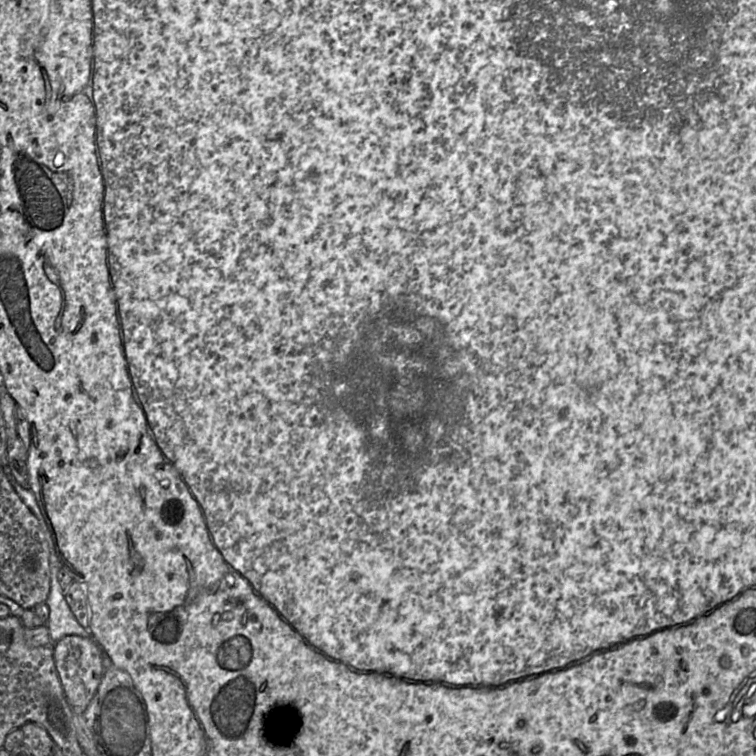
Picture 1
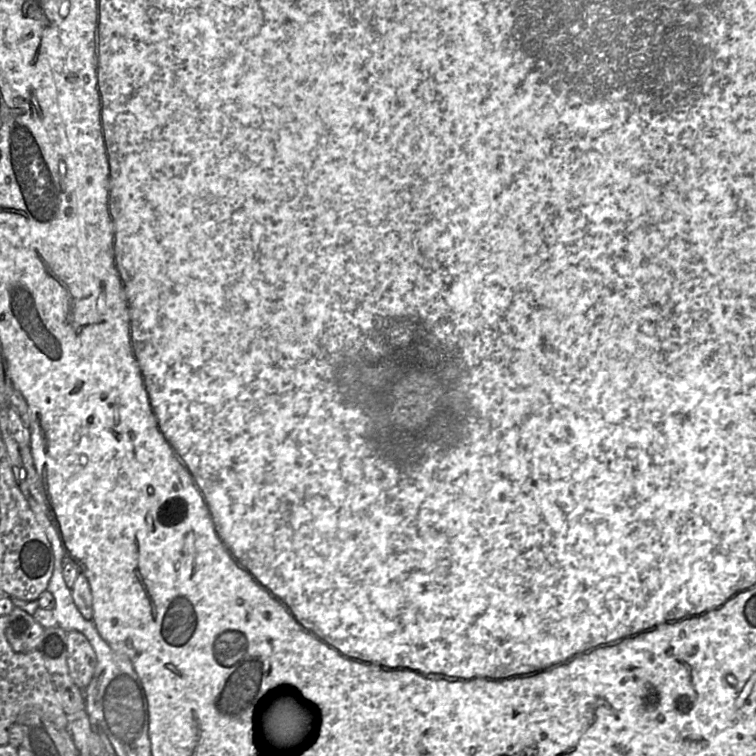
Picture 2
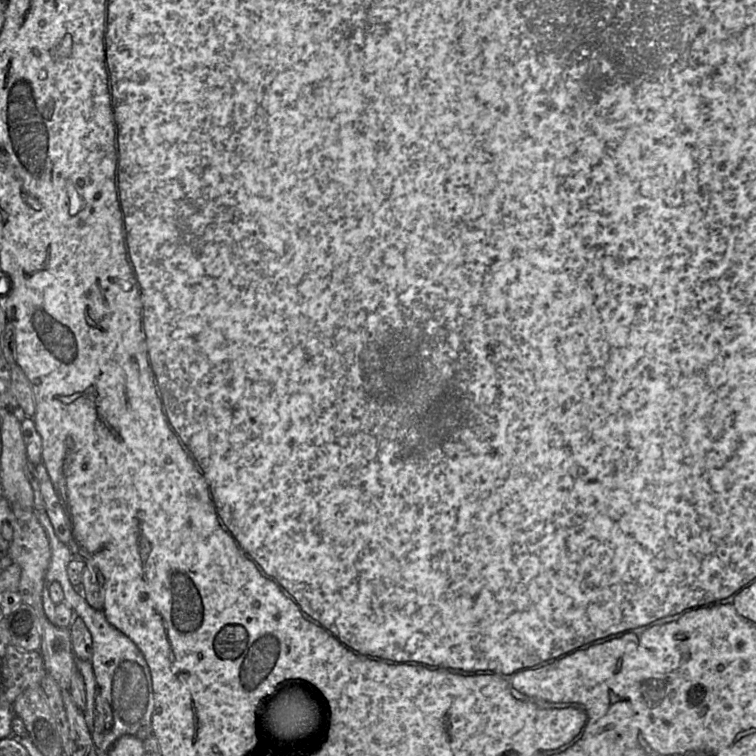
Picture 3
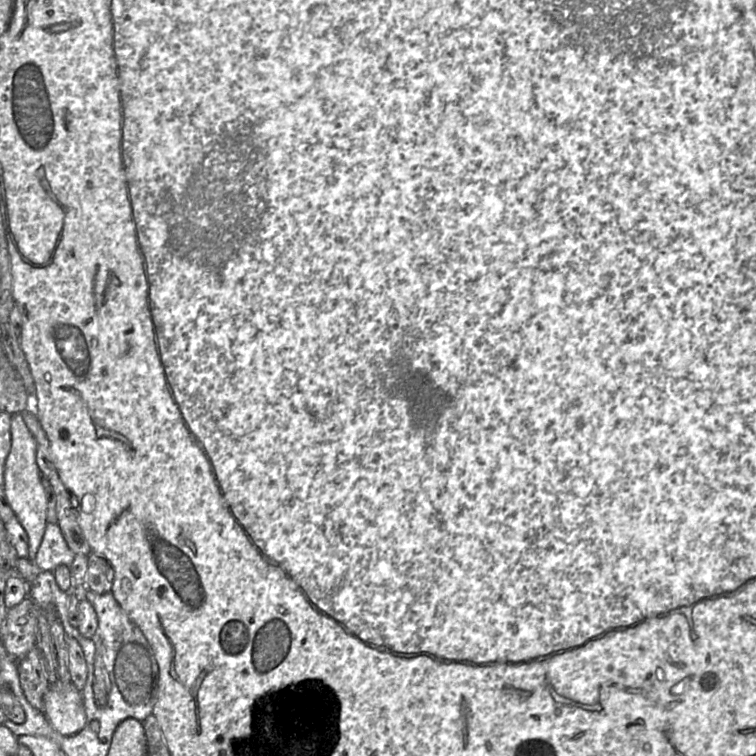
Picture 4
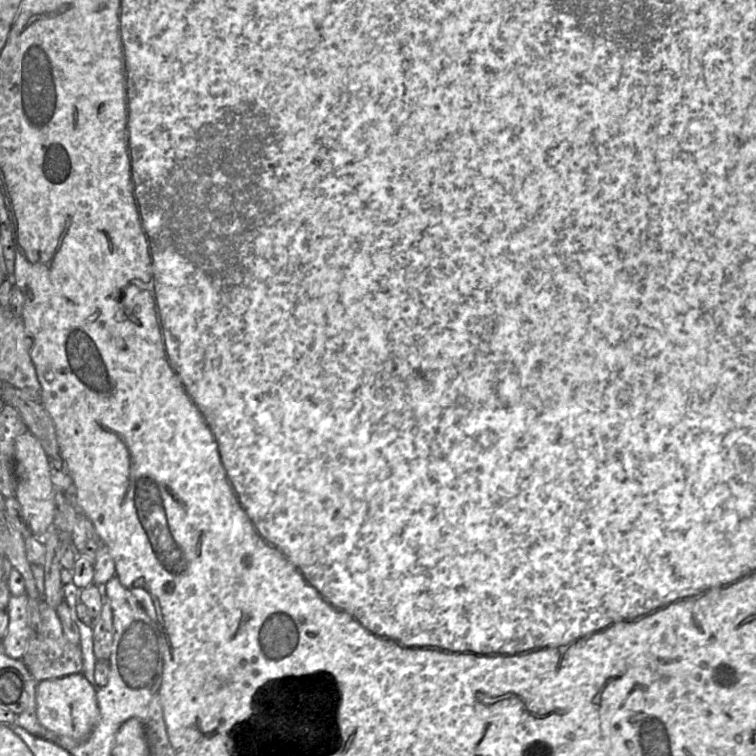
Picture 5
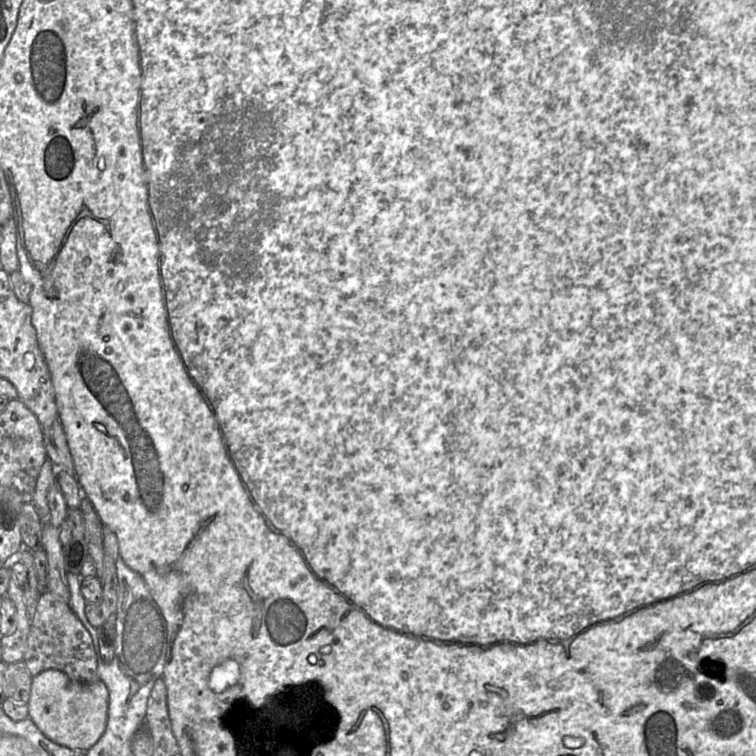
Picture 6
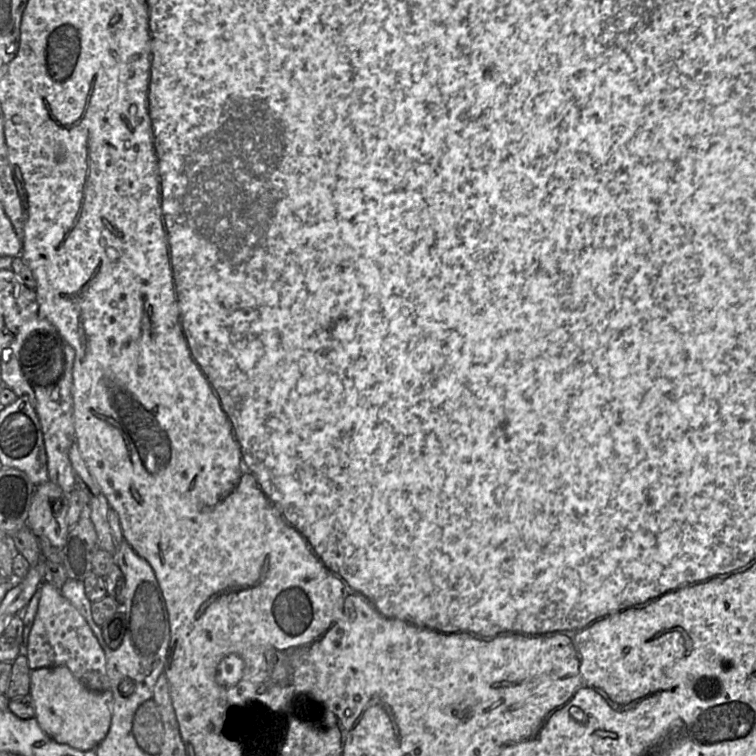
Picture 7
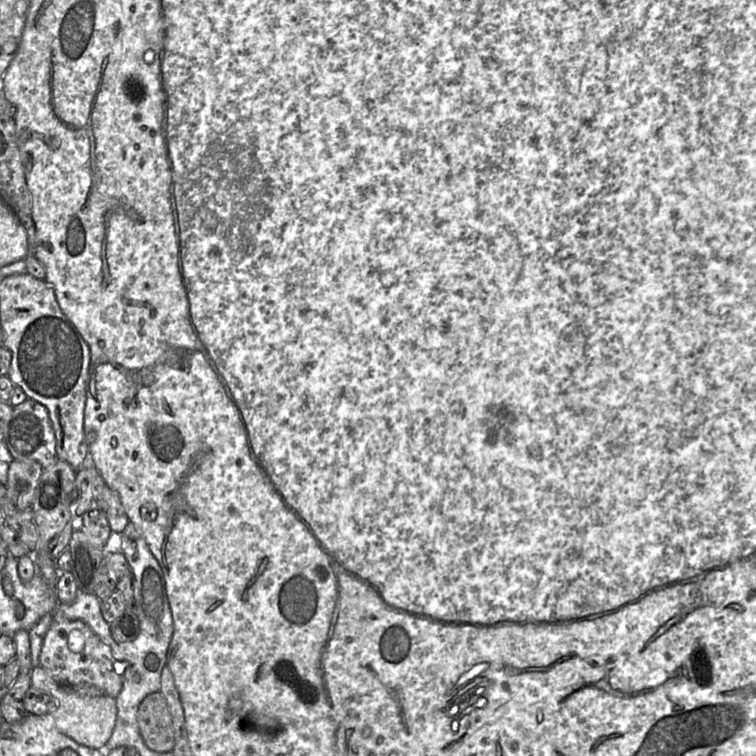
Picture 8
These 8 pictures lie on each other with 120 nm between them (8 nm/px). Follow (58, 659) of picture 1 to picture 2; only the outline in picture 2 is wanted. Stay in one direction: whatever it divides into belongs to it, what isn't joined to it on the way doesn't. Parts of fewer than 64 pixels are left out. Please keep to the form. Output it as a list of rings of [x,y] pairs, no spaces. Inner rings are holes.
[[[75,630],[67,632],[67,645],[70,676],[78,688],[85,690],[96,668],[95,651],[85,635]]]

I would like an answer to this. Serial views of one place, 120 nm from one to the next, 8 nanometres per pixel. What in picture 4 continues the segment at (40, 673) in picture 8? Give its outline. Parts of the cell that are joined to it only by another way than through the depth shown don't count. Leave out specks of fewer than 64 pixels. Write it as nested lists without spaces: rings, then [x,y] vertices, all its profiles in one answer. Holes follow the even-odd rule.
[[[57,680],[44,696],[43,713],[52,727],[64,736],[79,733],[86,725],[82,691],[72,682]]]

